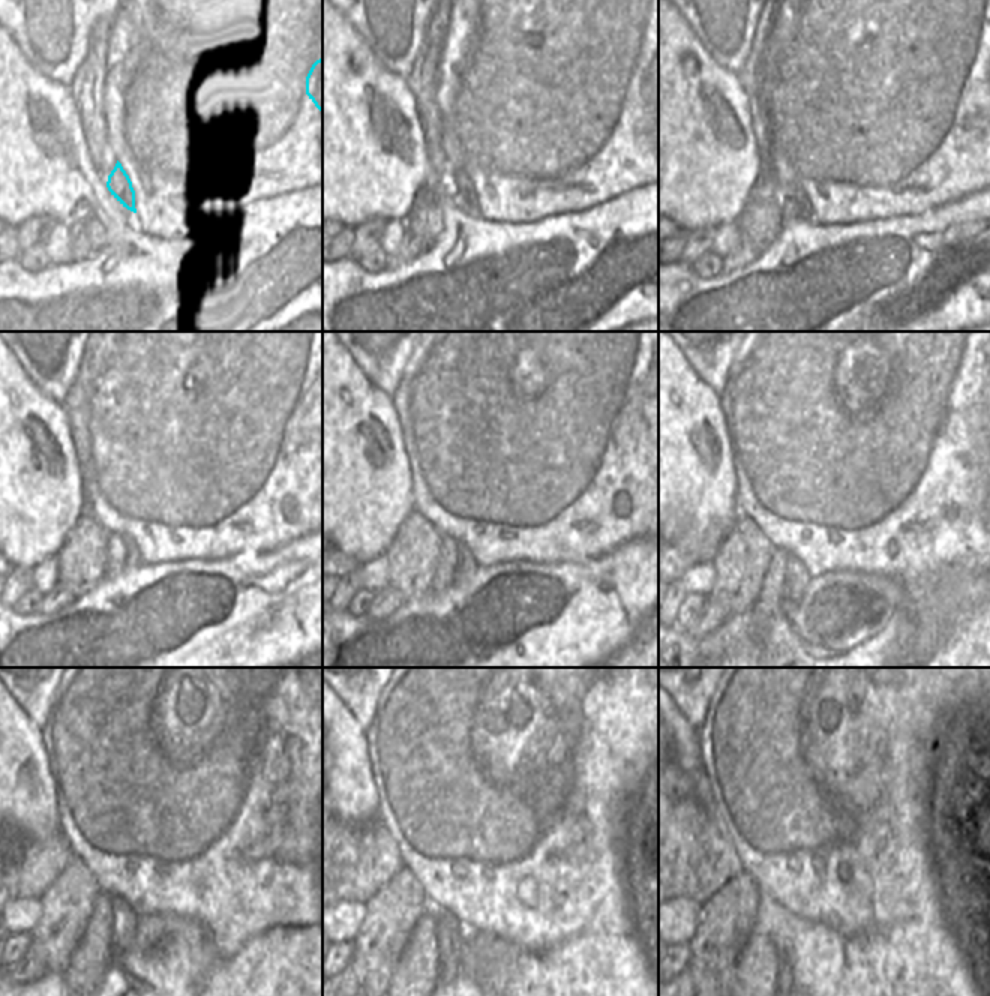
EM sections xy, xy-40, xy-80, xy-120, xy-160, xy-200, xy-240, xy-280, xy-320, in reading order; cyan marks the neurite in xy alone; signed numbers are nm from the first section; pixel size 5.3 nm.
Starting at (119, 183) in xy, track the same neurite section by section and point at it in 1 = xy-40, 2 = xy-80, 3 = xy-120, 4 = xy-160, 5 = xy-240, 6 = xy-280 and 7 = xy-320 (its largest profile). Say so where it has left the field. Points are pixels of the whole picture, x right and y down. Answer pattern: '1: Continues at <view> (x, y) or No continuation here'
1: Continues at xy-40 (455, 183)
2: Continues at xy-80 (786, 189)
3: Continues at xy-120 (132, 558)
4: Continues at xy-160 (465, 566)
5: Continues at xy-240 (123, 924)
6: Continues at xy-280 (452, 957)
7: Continues at xy-320 (785, 971).

